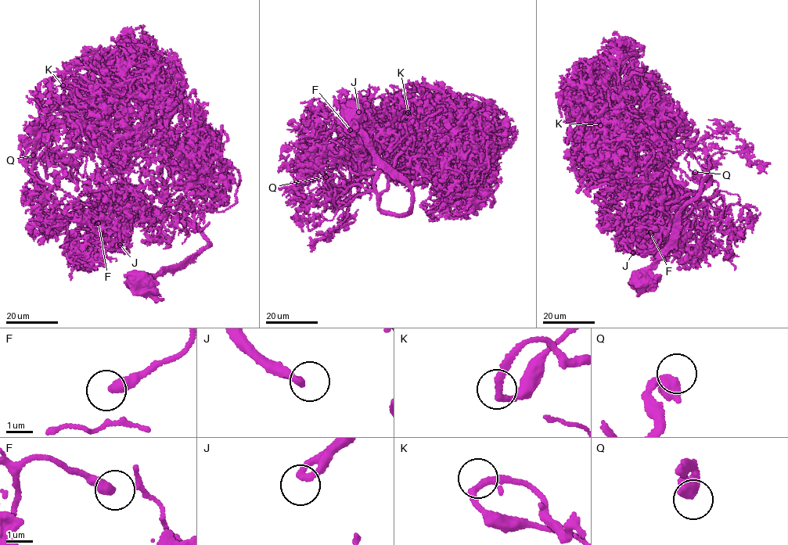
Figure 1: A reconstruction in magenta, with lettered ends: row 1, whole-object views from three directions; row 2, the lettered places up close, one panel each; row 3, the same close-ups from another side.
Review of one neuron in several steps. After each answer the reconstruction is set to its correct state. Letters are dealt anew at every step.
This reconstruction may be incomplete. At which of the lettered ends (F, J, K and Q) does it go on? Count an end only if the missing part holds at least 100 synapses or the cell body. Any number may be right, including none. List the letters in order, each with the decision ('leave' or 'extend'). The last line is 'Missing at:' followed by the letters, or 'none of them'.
F: extend
J: leave
K: leave
Q: leave
Missing at: F

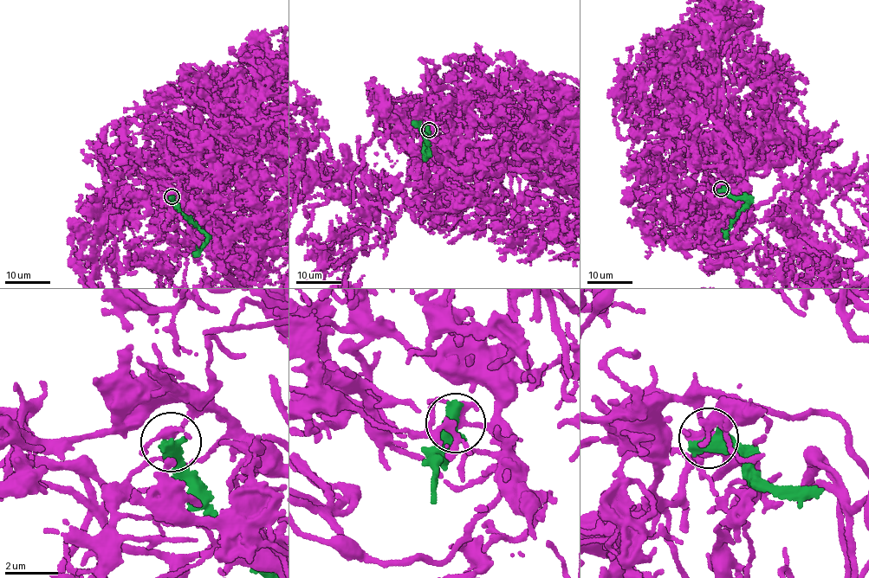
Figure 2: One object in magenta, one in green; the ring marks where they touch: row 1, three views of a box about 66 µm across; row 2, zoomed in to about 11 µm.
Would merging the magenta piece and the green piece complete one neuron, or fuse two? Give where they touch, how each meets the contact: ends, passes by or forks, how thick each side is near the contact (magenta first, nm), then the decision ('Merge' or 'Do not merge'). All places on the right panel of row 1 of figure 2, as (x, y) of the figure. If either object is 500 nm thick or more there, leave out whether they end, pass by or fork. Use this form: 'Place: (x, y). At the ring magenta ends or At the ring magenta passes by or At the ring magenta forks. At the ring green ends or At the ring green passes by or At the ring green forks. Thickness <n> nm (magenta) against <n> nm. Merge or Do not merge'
Place: (721, 189). Thickness 190 nm (magenta) against 650 nm. Do not merge

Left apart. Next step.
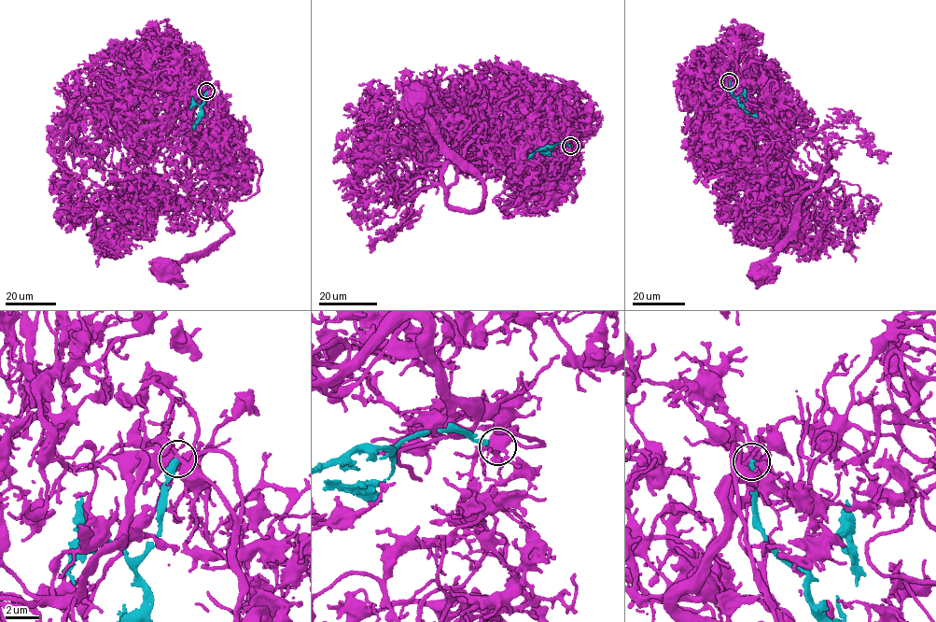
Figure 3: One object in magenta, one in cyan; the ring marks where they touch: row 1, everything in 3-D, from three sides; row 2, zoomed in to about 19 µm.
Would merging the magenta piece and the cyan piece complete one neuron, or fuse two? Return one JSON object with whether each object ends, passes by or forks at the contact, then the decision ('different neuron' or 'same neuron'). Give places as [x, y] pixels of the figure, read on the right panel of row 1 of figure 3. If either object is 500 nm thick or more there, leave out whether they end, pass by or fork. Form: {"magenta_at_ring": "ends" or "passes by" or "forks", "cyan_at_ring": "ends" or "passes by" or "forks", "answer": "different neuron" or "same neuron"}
{"magenta_at_ring": "passes by", "cyan_at_ring": "ends", "answer": "different neuron"}

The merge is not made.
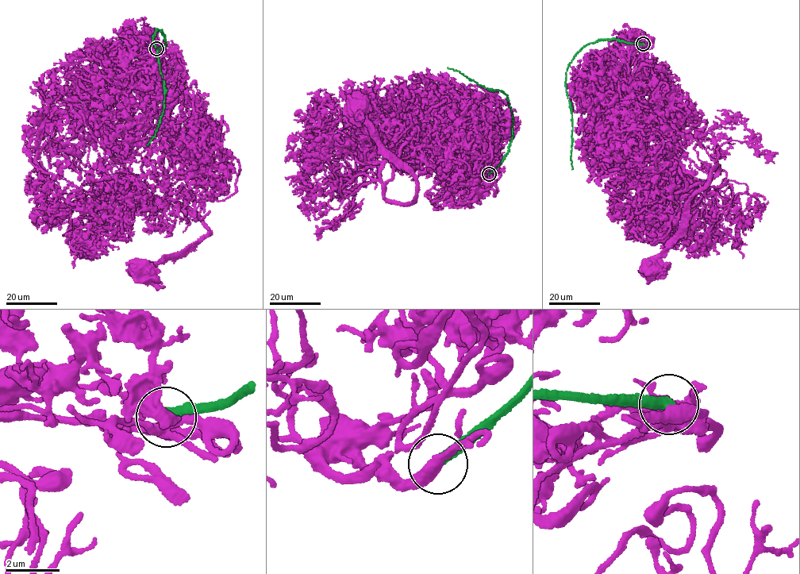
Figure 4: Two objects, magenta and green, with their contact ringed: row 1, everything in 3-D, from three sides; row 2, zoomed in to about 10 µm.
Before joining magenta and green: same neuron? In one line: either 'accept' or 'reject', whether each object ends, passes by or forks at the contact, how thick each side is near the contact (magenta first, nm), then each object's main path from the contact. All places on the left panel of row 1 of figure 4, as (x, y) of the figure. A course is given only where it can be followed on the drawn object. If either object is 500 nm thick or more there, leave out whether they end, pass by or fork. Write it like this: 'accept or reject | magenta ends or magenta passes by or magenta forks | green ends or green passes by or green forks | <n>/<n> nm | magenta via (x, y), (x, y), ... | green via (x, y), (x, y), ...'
reject | magenta passes by | green ends | 440/400 nm | magenta via (157, 48), (151, 48), (163, 82), (151, 100), (143, 208), (163, 198), (182, 203), (209, 233), (144, 269) | green via (156, 48), (165, 41), (156, 28), (153, 44), (164, 82), (163, 109), (155, 135), (147, 144)

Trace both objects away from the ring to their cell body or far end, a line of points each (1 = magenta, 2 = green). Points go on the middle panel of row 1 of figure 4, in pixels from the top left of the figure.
1: (489, 175), (490, 157), (464, 121), (424, 121), (380, 172), (389, 202), (413, 201), (413, 175), (359, 109)
2: (489, 174), (503, 159), (512, 139), (513, 121), (507, 95), (498, 90), (483, 87), (448, 67)

